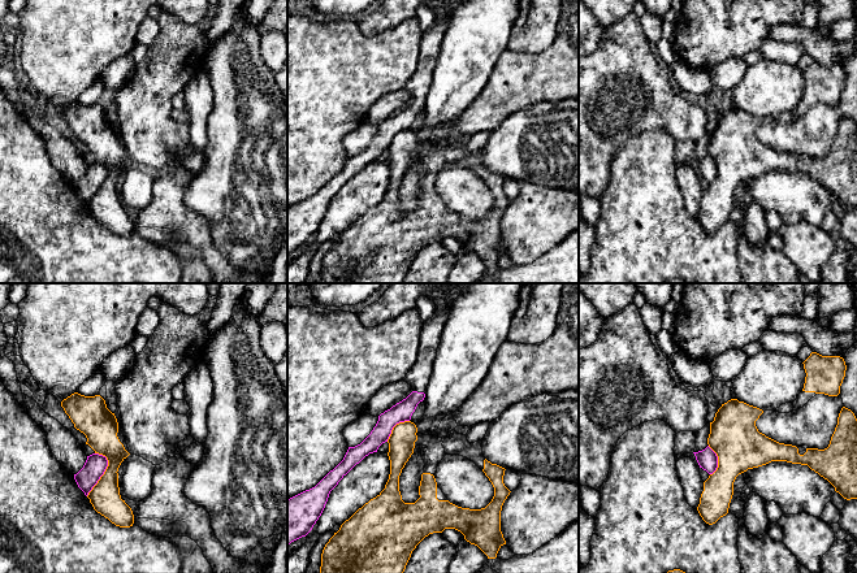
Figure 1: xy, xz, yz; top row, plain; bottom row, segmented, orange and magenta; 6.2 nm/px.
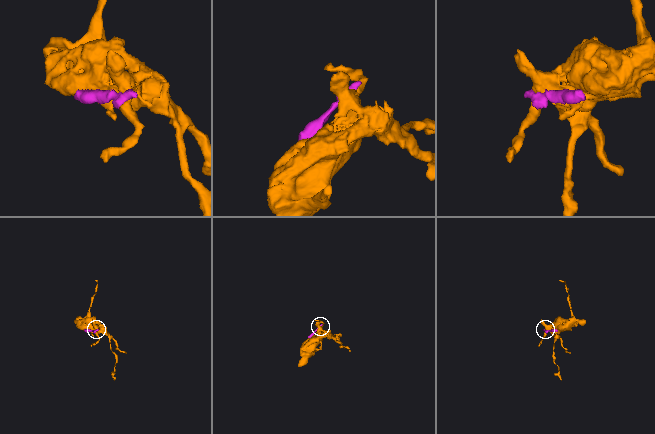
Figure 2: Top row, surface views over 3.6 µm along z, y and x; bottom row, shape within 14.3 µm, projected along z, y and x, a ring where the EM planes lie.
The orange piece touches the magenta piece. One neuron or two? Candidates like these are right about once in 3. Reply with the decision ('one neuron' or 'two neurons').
two neurons

